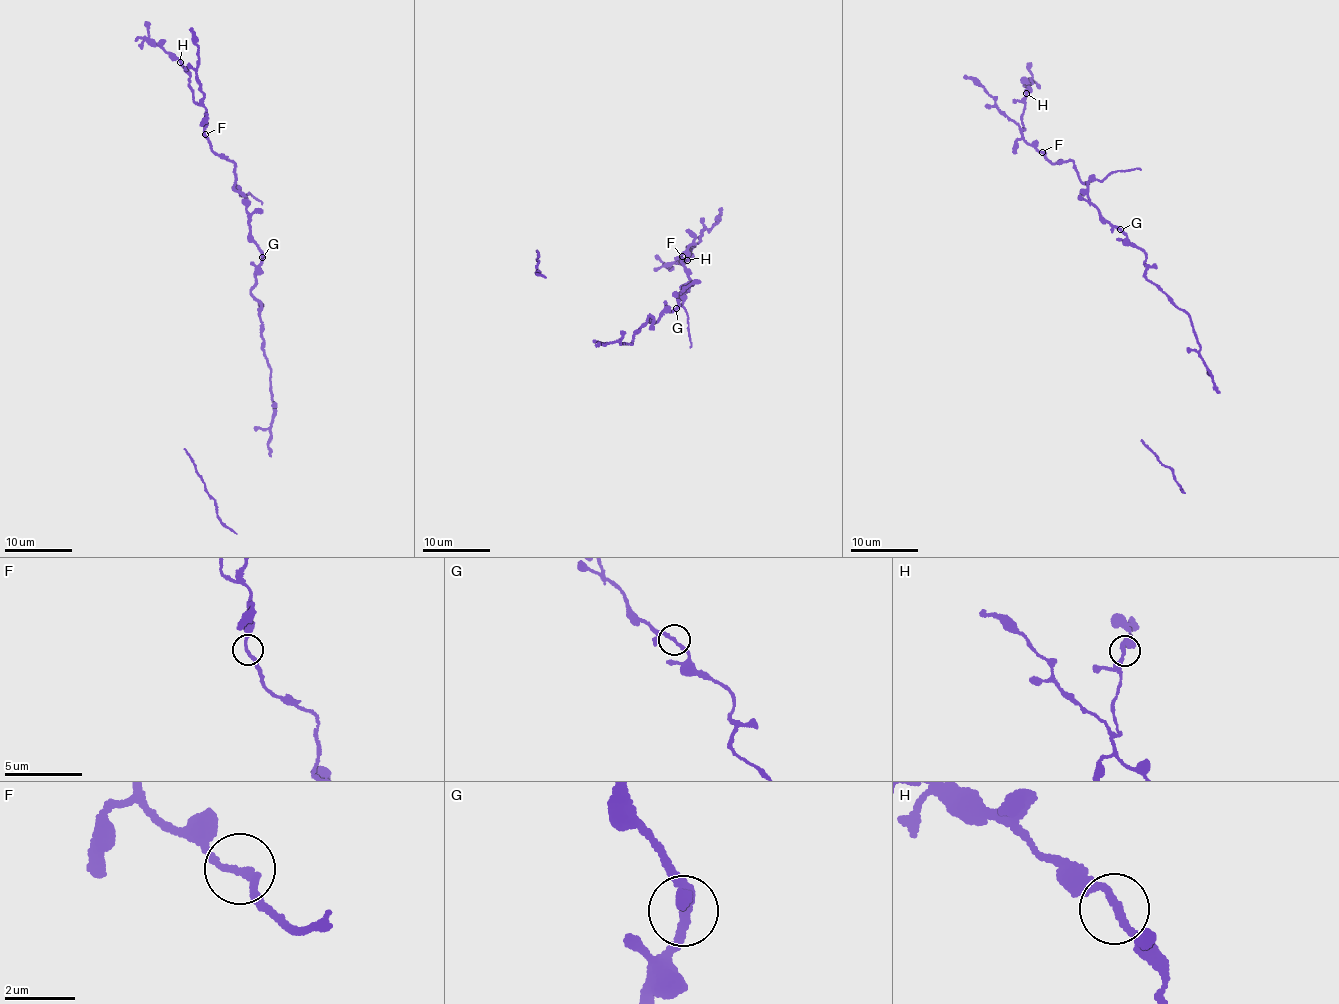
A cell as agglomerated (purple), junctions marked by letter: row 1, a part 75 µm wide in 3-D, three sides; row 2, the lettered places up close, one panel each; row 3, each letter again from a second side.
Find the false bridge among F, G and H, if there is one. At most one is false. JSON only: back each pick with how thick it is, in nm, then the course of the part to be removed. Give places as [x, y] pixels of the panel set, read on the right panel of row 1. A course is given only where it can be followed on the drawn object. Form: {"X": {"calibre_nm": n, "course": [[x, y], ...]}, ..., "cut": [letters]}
{"cut": []}

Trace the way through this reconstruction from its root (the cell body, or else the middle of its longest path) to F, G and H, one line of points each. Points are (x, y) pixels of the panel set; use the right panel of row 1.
F: (1141, 249), (1104, 219), (1089, 202), (1088, 184), (1079, 178), (1074, 163), (1071, 160), (1053, 164), (1041, 152)
G: (1141, 249), (1120, 229)
H: (1141, 249), (1089, 202), (1088, 184), (1079, 178), (1074, 163), (1053, 164), (1023, 139), (1021, 115), (1026, 93)

